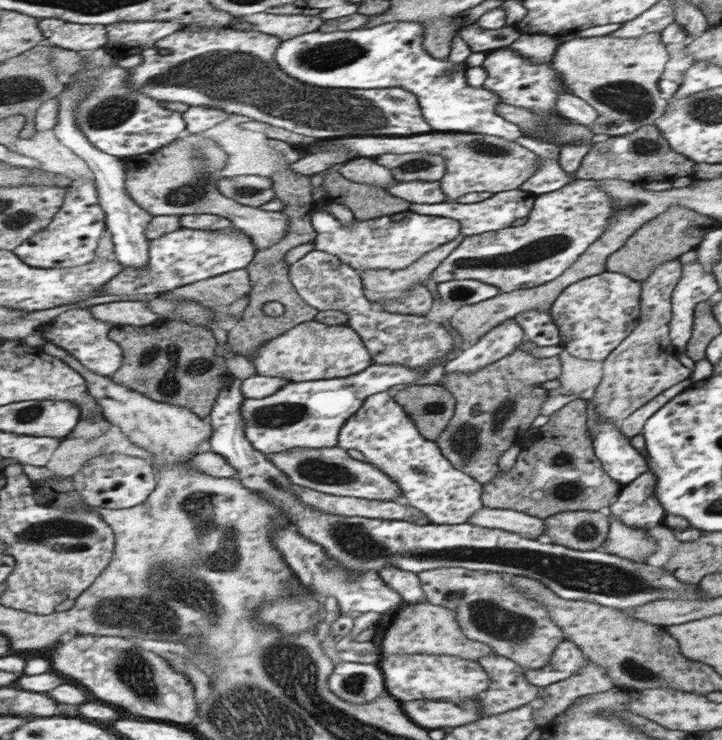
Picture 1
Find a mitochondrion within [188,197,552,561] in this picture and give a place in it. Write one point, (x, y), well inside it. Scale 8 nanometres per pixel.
(465, 439)

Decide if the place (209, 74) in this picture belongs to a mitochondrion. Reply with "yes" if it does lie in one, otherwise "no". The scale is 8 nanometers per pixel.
yes

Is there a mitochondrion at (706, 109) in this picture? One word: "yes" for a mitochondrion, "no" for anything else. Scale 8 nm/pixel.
yes

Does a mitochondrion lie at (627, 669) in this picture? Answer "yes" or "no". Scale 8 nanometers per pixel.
yes

